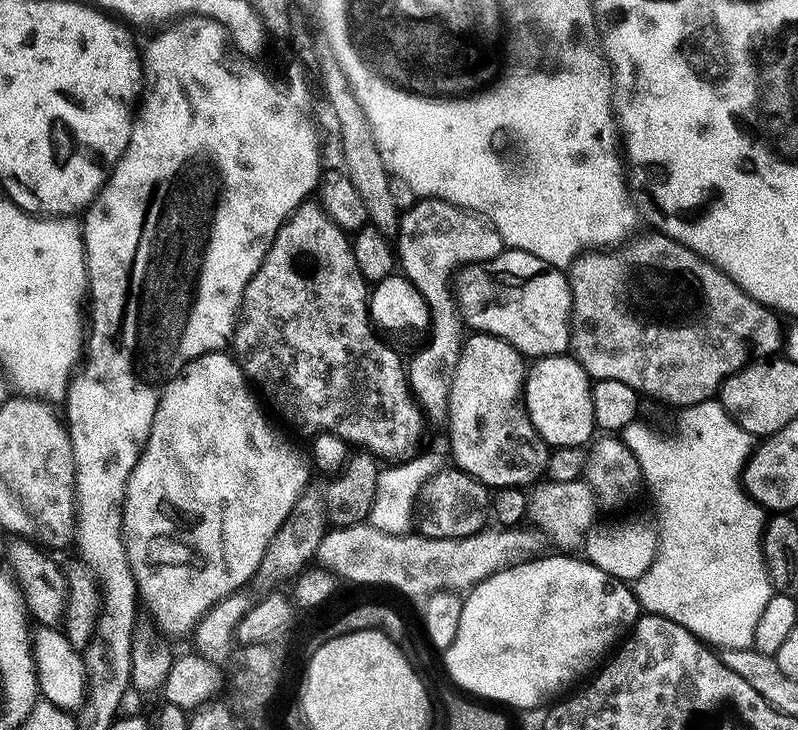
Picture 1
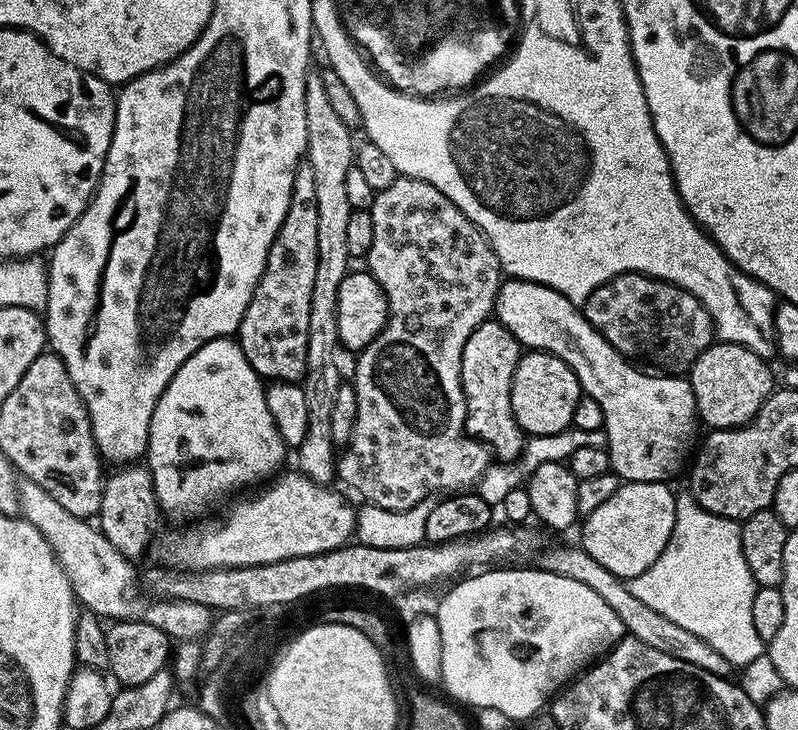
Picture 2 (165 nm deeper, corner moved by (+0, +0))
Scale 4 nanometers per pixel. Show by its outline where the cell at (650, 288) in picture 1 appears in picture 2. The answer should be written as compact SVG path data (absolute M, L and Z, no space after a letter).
M623 272L621 276L607 280L583 301L582 311L590 326L598 330L598 334L602 334L602 338L606 338L606 342L610 342L614 350L636 362L649 360L660 367L657 369L667 370L672 374L687 373L692 363L714 342L714 325L710 314L704 309L702 302L694 298L694 294L684 292L665 280L657 280L654 276L644 276L641 272Z

